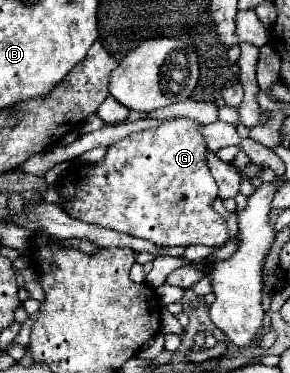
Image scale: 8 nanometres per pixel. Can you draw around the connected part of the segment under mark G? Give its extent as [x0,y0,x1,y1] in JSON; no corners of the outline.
[53,116,227,246]

